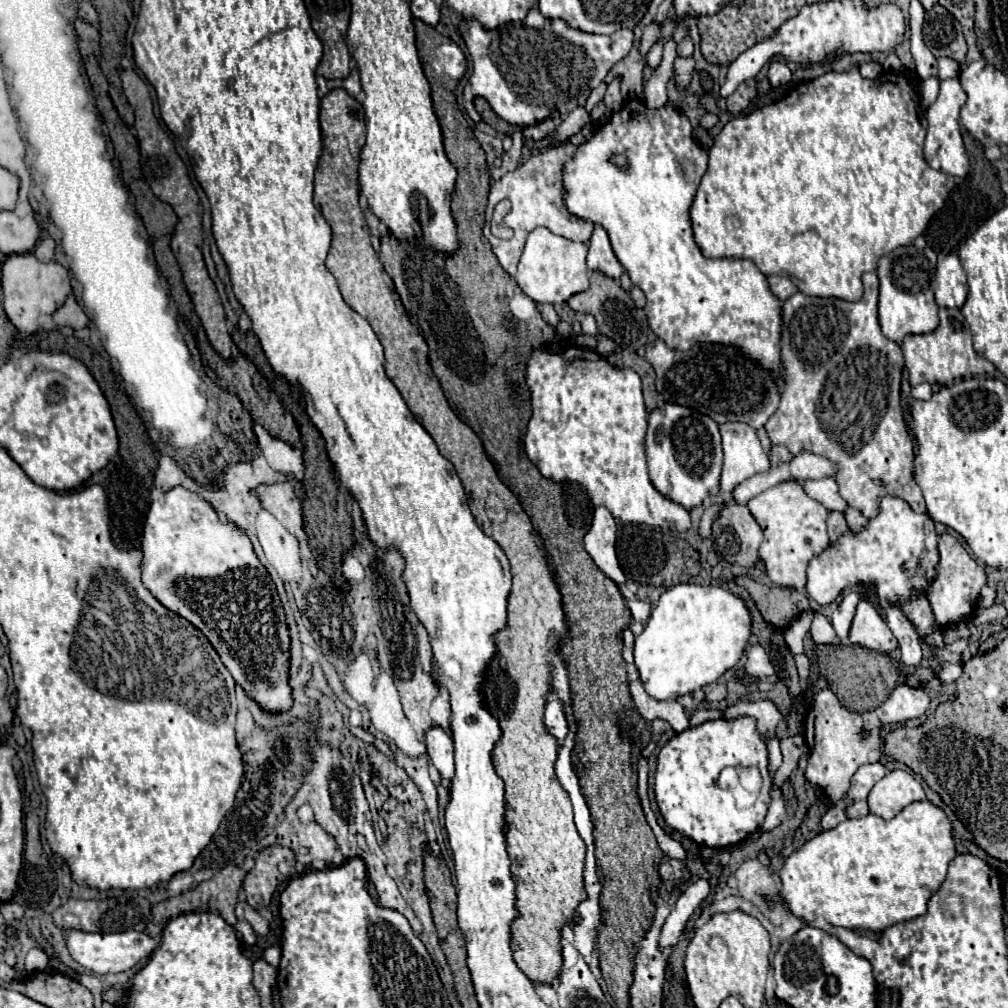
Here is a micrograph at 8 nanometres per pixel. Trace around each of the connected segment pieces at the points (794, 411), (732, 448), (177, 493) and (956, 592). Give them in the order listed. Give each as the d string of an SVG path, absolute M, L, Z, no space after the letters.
M866 272L862 276L862 284L864 284L864 296L858 302L846 302L846 300L838 300L838 298L816 298L816 296L806 296L806 294L798 292L782 304L782 320L784 320L784 324L782 324L782 360L786 364L786 386L780 396L778 410L770 416L770 420L764 428L774 444L786 446L792 454L798 454L800 450L810 450L814 454L822 454L822 456L834 460L838 464L836 482L838 482L842 498L848 502L848 506L860 510L866 518L876 516L876 512L880 510L880 498L884 498L884 496L898 496L898 498L906 500L914 512L924 512L926 506L924 506L922 490L914 480L914 442L908 436L906 422L902 418L902 408L900 408L900 380L902 380L902 368L904 368L904 354L902 354L900 346L896 342L888 340L880 330L876 272Z
M740 422L722 424L720 434L724 448L724 466L719 492L721 496L729 497L740 482L754 474L766 472L770 468L770 460L752 426Z
M176 486L172 488L170 492L164 494L162 500L156 500L150 510L148 510L148 516L146 516L146 524L144 524L144 534L142 534L142 554L144 554L144 564L142 564L142 582L144 586L156 596L156 600L160 600L160 604L164 604L168 610L176 612L178 616L186 618L188 622L192 622L206 638L208 642L214 646L214 650L218 652L222 664L228 668L228 672L232 674L236 686L240 686L252 700L256 700L256 704L264 710L264 712L270 712L270 714L278 714L278 712L286 712L292 708L294 704L294 698L292 698L292 688L290 688L290 676L288 676L288 664L290 664L290 632L288 632L288 622L286 622L286 612L282 608L282 602L278 598L278 592L276 592L276 586L274 582L270 584L270 574L268 570L262 566L262 562L256 558L254 554L254 548L252 548L252 542L250 538L246 536L246 532L242 528L238 528L236 524L230 524L230 522L222 522L218 512L212 508L212 504L208 504L200 494L188 490L188 488L182 488L182 486Z
M948 532L938 534L938 552L940 552L940 560L936 564L938 574L930 582L924 594L932 606L936 626L946 626L946 624L954 626L972 616L976 602L980 598L980 590L982 586L988 584L988 574L986 574L986 568L980 566L976 560L972 560L966 548Z

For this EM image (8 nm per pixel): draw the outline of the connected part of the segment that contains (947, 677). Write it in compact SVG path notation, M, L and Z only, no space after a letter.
M942 664L938 676L940 676L944 682L954 682L954 680L960 678L960 674L962 674L962 668L960 668L960 666L954 666L954 664Z

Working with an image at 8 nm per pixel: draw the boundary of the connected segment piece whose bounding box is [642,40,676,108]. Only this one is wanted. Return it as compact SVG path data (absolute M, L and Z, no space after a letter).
M668 40L664 46L664 58L660 62L660 66L656 68L654 76L648 80L648 84L644 86L644 98L642 102L648 108L662 108L668 100L666 94L666 84L670 80L670 72L672 72L672 64L676 58L676 48L674 48L674 40Z

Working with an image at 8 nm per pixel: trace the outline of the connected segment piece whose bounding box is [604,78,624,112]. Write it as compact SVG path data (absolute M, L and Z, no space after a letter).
M616 78L610 86L608 86L608 92L606 92L606 98L604 98L604 104L606 108L612 112L612 110L620 110L622 108L622 96L616 94L616 88L620 88L620 78Z

